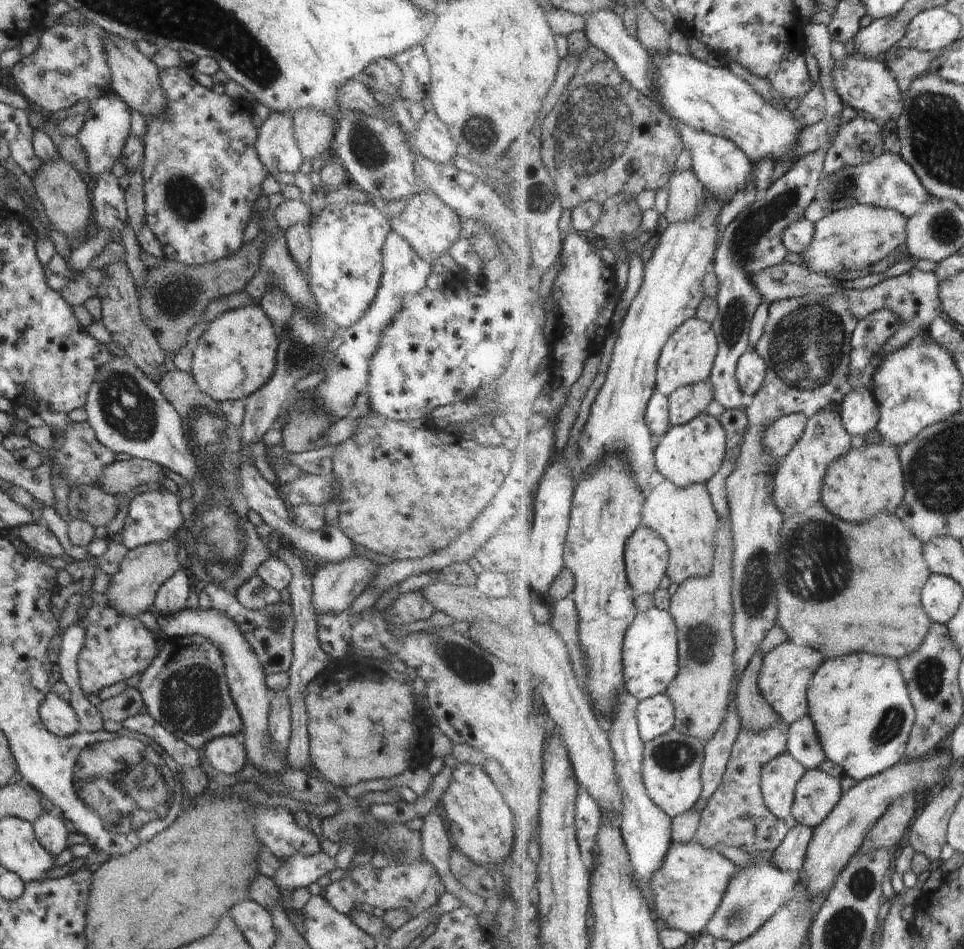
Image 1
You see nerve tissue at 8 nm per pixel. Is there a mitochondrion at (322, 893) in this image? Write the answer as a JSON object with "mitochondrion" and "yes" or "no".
{"mitochondrion":"no"}

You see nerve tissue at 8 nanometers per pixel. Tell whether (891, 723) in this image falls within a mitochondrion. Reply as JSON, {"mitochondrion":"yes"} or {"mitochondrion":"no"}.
{"mitochondrion":"yes"}

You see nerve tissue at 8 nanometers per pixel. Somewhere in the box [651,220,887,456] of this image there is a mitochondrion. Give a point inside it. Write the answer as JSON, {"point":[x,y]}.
{"point":[805,346]}

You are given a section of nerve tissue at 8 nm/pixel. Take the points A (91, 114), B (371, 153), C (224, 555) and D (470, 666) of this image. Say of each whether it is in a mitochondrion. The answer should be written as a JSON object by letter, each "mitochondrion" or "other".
{"A":"other","B":"mitochondrion","C":"mitochondrion","D":"mitochondrion"}

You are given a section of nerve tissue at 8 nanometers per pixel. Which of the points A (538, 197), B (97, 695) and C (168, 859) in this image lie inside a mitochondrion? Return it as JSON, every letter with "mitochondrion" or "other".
{"A":"mitochondrion","B":"other","C":"other"}

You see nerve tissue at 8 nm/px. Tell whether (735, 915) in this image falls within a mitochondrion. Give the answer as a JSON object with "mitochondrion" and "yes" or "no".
{"mitochondrion":"yes"}

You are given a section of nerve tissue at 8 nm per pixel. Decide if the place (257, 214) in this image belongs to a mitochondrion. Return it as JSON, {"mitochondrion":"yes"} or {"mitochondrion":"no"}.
{"mitochondrion":"no"}

